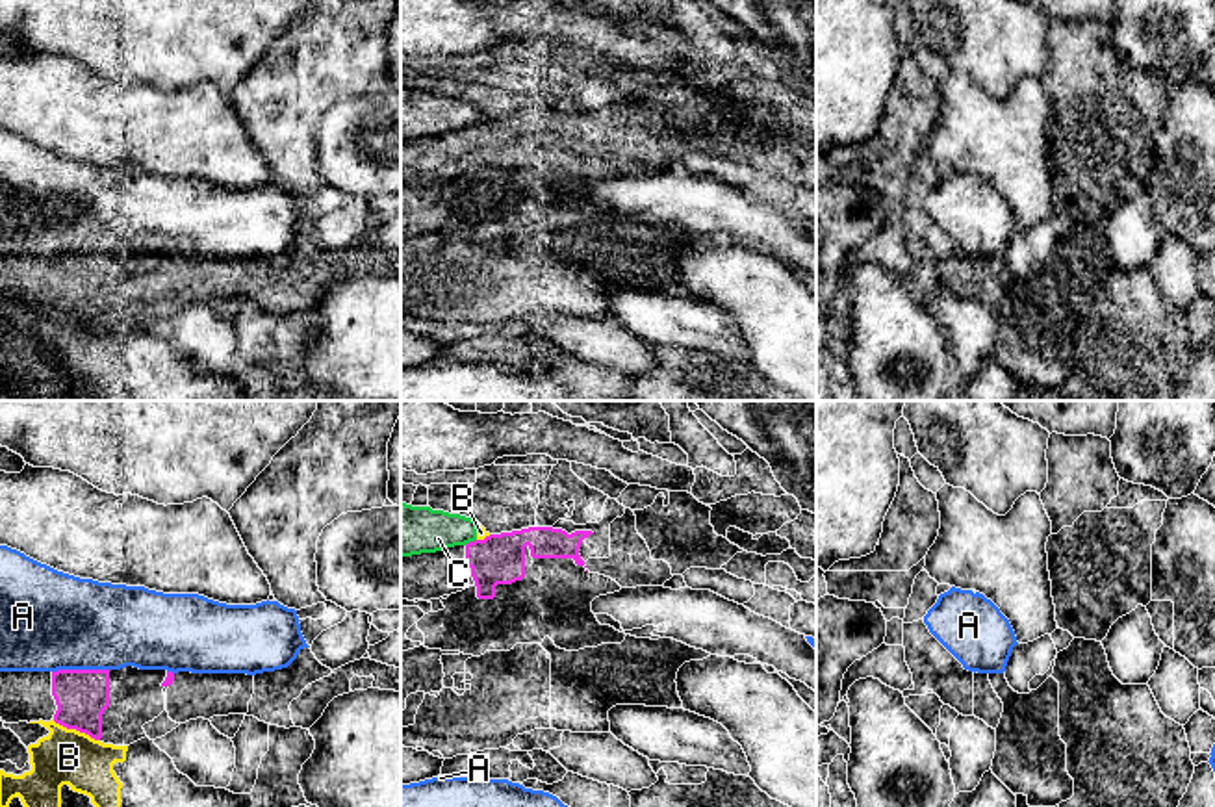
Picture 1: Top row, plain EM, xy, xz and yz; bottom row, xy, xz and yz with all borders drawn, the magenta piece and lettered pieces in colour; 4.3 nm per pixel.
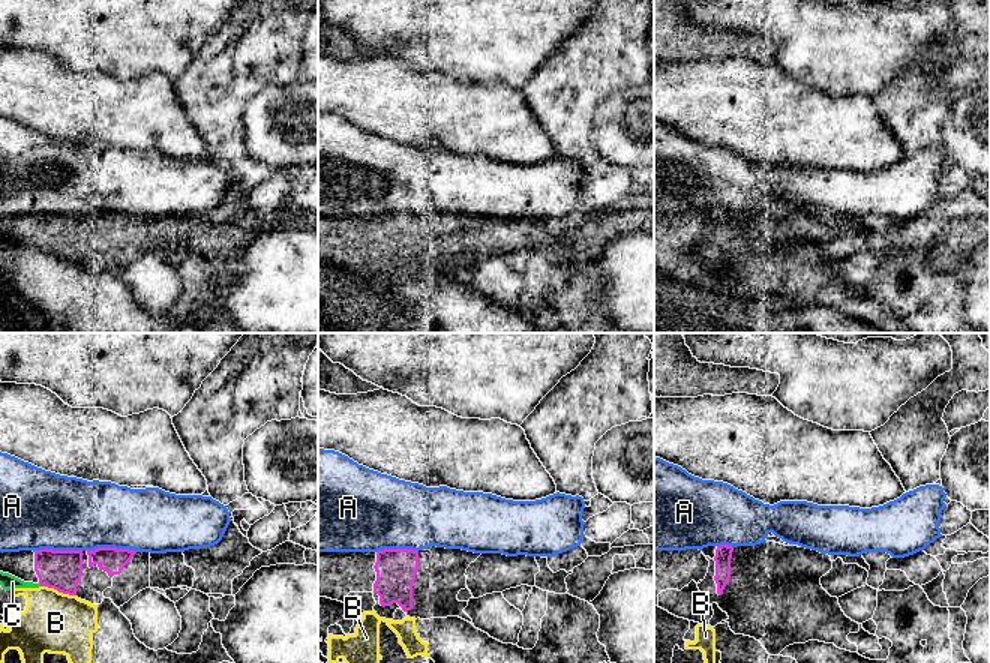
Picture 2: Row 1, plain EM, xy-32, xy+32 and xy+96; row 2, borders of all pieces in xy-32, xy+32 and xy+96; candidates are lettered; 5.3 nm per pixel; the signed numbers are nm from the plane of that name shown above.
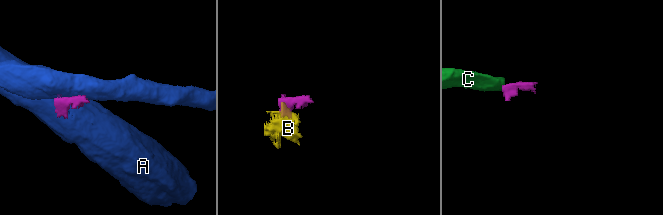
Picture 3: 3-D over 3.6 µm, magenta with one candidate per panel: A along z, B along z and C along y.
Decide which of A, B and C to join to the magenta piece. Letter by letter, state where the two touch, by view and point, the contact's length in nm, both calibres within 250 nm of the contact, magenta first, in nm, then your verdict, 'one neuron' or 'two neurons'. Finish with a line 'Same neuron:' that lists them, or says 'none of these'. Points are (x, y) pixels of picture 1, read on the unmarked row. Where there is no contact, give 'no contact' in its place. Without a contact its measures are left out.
A: meets magenta in xy at (80, 255); contact 240 nm long; 240 nm thick on the magenta side, 420 nm on the other; two neurons
B: meets magenta in xy at (76, 314); contact 220 nm long; 240 nm thick on the magenta side, 240 nm on the other; two neurons
C: meets magenta in xz at (470, 127); contact 60 nm long; 220 nm thick on the magenta side, 200 nm on the other; two neurons
Same neuron: none of these

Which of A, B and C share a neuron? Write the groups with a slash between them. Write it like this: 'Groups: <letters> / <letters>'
Groups: A / B C

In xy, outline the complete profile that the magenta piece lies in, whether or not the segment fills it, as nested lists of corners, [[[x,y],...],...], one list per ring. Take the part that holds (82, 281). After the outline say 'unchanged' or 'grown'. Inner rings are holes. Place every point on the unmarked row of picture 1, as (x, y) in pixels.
[[[109,254],[0,256],[6,308],[54,304],[100,325],[108,291]]] | grown

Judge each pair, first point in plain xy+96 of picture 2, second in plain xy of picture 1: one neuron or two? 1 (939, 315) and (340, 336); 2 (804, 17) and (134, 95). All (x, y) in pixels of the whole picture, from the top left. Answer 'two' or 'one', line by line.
1: two
2: two

